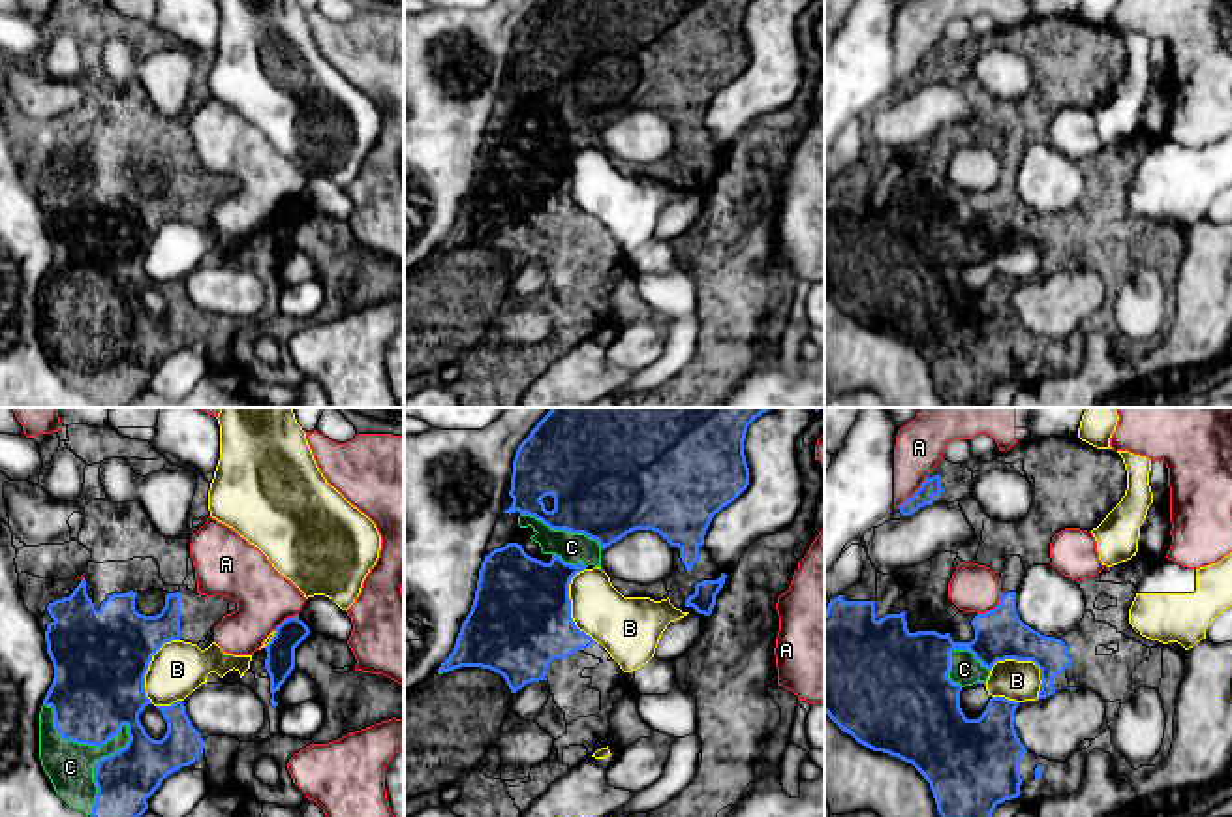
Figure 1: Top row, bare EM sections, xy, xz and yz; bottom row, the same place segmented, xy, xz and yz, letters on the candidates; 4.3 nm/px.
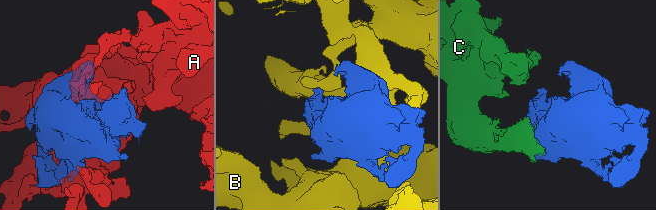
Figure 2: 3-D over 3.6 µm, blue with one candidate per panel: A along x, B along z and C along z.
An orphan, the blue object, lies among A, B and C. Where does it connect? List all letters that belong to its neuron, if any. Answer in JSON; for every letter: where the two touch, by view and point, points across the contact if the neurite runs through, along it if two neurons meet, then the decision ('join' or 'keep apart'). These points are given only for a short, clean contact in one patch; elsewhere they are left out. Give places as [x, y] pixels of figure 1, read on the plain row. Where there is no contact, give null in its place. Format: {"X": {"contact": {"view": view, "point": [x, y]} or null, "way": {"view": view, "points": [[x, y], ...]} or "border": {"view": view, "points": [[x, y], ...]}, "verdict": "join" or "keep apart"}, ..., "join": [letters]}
{"A": {"contact": {"view": "yz", "point": [915, 72]}, "verdict": "keep apart"}, "B": {"contact": {"view": "xz", "point": [569, 184]}, "verdict": "keep apart"}, "C": {"contact": {"view": "xy", "point": [124, 303]}, "verdict": "join"}, "join": ["C"]}

